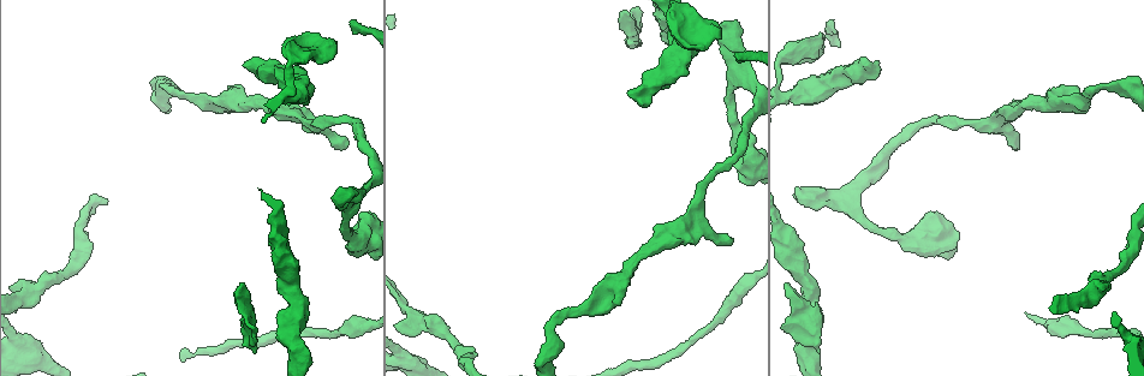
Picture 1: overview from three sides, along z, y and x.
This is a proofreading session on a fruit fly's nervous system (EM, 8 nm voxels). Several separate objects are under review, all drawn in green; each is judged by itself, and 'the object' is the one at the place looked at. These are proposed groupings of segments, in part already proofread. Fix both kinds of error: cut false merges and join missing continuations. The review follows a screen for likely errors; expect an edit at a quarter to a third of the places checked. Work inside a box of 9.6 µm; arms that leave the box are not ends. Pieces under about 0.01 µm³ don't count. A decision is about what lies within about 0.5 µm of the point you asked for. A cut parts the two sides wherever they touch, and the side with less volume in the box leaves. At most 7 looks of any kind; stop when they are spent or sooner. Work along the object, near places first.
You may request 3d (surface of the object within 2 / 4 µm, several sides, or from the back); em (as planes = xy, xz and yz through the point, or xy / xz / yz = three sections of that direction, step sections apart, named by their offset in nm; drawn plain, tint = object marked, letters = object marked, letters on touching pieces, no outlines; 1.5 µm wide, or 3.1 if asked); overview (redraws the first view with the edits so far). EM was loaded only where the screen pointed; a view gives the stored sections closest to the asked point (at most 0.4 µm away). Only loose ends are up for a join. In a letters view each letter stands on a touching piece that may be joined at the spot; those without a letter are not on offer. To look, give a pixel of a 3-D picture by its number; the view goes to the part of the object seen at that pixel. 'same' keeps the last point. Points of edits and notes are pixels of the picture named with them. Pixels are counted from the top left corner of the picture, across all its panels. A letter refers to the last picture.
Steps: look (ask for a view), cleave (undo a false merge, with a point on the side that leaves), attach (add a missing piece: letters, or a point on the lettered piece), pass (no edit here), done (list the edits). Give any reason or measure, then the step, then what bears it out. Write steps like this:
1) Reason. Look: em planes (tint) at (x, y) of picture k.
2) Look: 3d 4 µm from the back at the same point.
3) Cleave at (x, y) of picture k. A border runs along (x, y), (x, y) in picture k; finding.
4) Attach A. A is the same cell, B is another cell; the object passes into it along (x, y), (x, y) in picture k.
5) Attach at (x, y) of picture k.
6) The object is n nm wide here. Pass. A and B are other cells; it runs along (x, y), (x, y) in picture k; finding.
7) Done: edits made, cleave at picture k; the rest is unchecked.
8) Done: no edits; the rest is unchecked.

Look: em xy step 8 (tint) at (1015, 144) of picture 1.

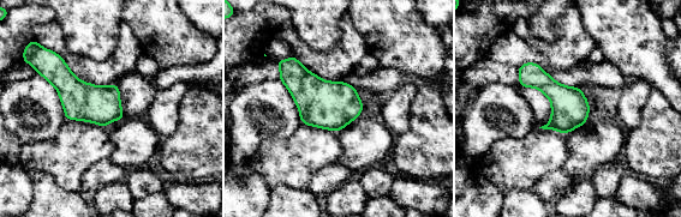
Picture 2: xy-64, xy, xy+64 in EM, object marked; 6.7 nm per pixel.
Cut it another way. Look: em planes (letters) at the same point.

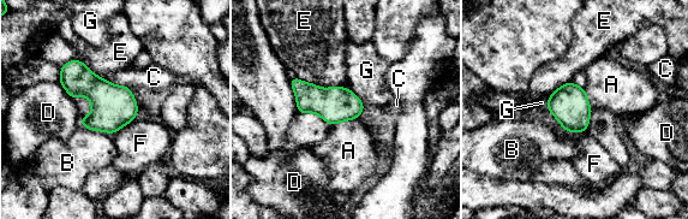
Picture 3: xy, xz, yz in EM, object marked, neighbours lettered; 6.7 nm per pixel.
The object is 240 nm wide here. Pass. A, B, C, D, E, F and G are other cells; a border runs along (357, 118), (336, 122), (331, 125) in picture 3; none of them fits.

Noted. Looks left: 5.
An open end. Look: 3d 2 µm at (819, 352) of picture 1.

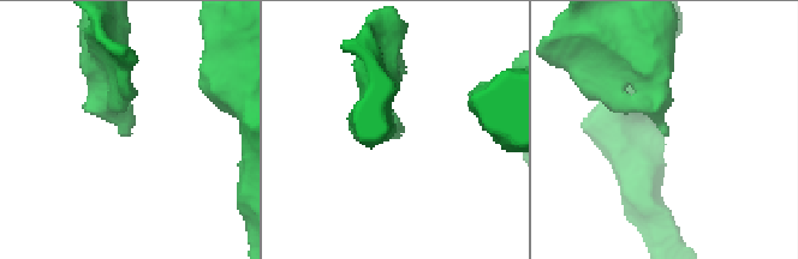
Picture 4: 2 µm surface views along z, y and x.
Look: em xy step 8 (letters) at (667, 136) of picture 4.

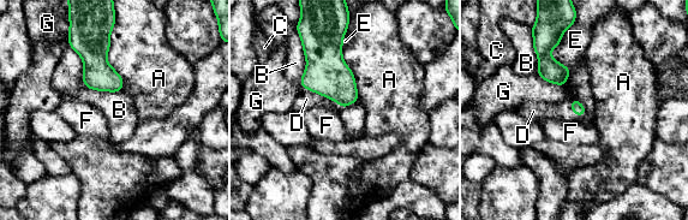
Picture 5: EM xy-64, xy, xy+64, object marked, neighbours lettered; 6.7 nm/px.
Look: em planes (letters) at the same point.

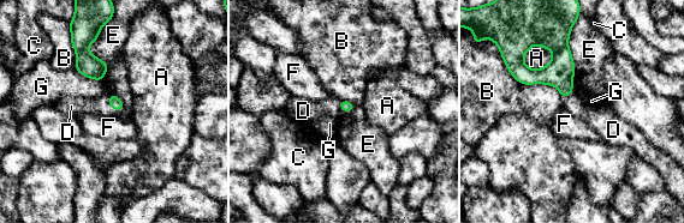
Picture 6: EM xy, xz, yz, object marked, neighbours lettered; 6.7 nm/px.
Attach D. D is the same cell, A, B, C, E, F and G are other cells; the object passes into it along (116, 103), (109, 103), (72, 106) in picture 6; it goes on there.

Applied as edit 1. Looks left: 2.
An open end. Look: em xy step 4 (letters) at (243, 284) of picture 1.

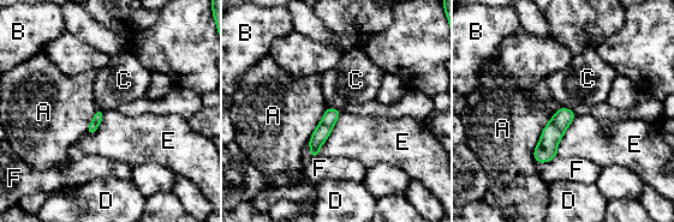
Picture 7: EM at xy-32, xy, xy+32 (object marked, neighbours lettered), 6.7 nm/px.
Look: em planes (letters) at the same point.

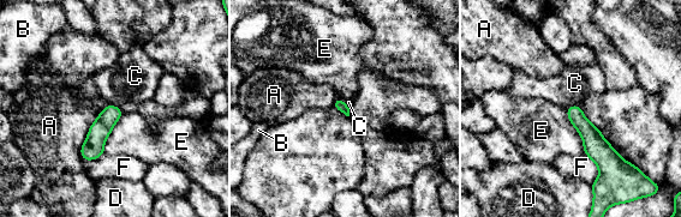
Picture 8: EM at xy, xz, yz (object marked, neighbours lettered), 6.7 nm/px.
Pass. A, B, C, D, E and F are other cells; it runs along (569, 110), (591, 136), (613, 169) in picture 8; none of them fits.

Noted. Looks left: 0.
Done: edits made, attach at picture 6; the rest is unchecked.

